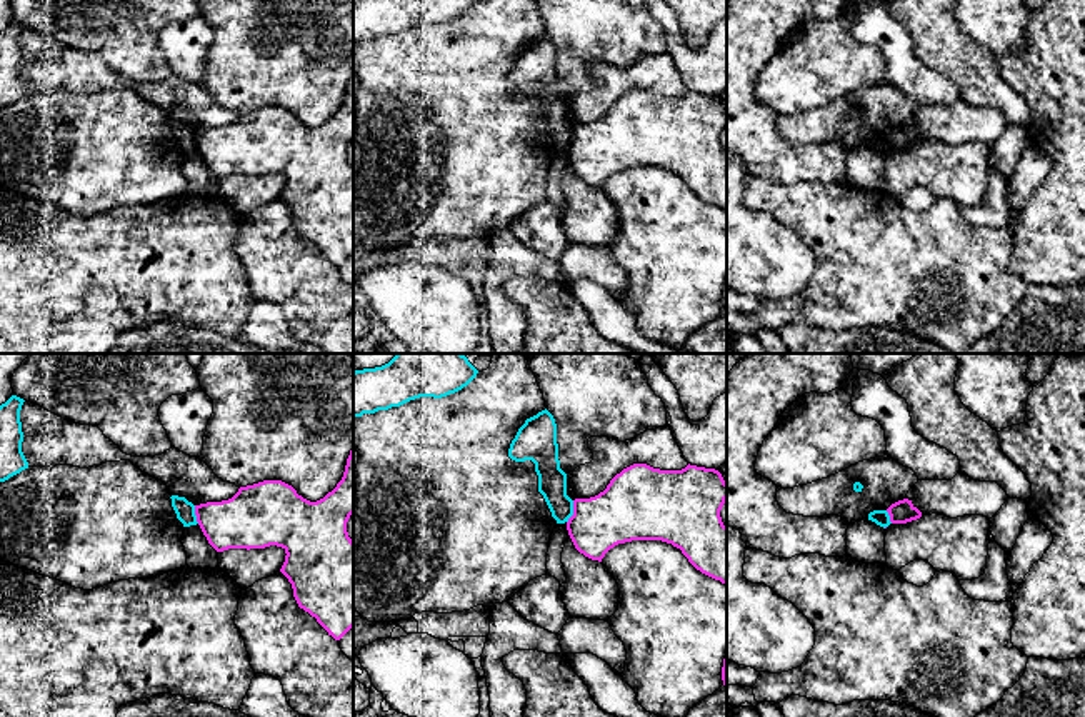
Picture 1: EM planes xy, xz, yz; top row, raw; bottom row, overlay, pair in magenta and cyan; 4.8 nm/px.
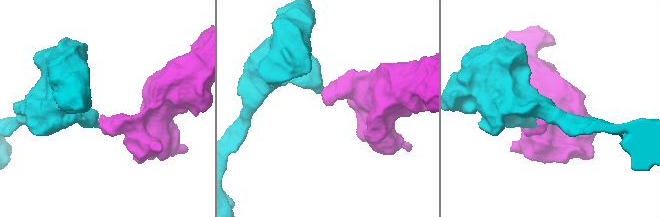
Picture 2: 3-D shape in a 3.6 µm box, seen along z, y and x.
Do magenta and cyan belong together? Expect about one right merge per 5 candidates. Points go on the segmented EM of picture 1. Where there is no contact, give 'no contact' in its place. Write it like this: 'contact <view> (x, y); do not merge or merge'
contact xz (574, 512); do not merge

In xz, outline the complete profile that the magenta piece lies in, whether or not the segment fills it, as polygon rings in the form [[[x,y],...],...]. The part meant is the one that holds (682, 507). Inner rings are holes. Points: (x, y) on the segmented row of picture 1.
[[[633,464],[617,474],[598,495],[575,499],[567,530],[575,549],[598,562],[618,544],[632,540],[672,544],[697,570],[727,585],[727,527],[720,517],[725,500],[727,482],[715,469],[688,464],[682,470],[660,470]]]

